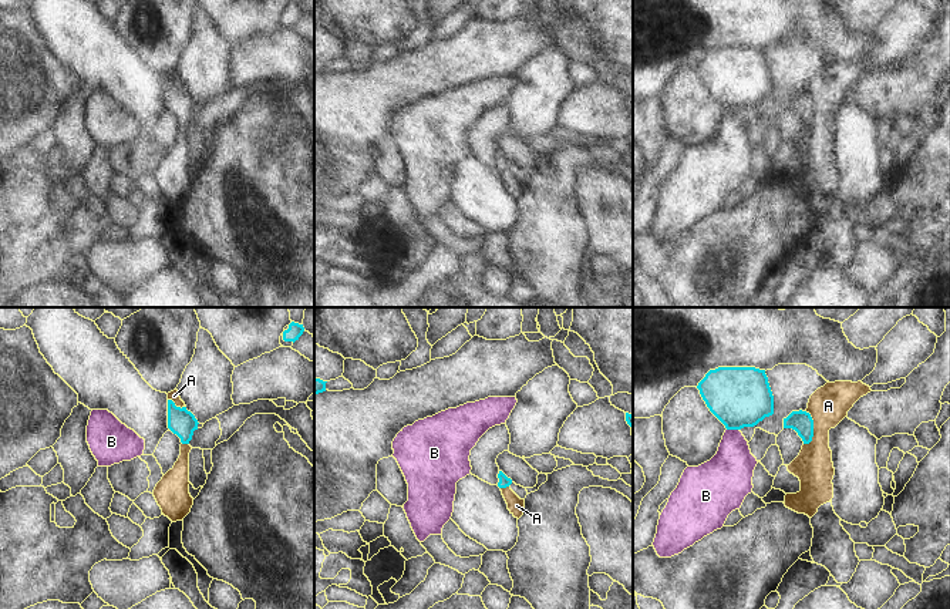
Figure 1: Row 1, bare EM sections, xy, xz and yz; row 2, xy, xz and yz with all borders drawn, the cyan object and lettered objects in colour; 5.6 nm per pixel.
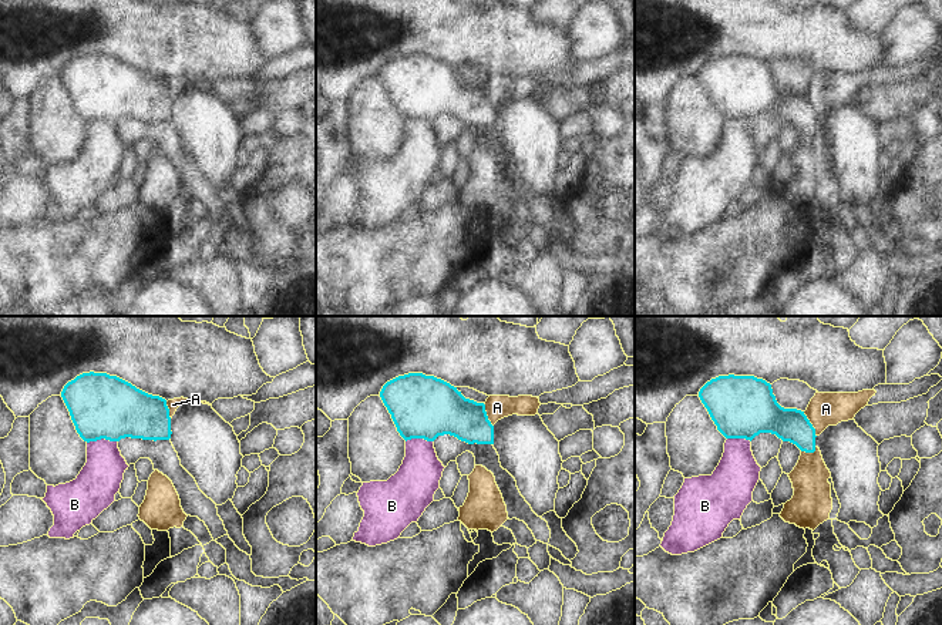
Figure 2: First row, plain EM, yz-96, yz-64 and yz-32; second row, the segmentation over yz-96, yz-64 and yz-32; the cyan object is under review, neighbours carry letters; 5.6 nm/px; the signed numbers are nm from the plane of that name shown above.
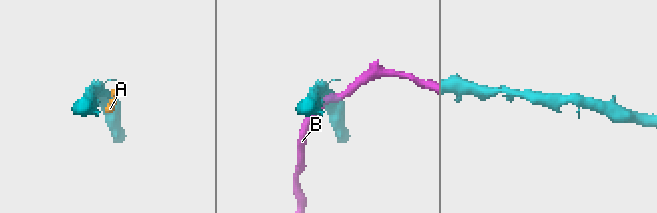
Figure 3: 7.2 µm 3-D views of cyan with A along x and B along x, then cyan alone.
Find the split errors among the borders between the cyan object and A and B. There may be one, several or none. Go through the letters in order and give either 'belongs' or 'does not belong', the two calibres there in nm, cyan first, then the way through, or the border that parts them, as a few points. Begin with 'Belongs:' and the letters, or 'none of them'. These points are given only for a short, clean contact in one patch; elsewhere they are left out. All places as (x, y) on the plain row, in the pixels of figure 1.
Belongs: A
A: belongs | 120/220 nm | across yz (801, 103), (812, 108), (828, 87)
B: does not belong | 340/260 nm

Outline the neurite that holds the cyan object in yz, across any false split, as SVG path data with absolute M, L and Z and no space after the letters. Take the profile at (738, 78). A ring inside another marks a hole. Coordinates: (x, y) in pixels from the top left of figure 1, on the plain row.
M718 48L710 51L697 70L727 111L754 108L774 95L774 77L765 51Z

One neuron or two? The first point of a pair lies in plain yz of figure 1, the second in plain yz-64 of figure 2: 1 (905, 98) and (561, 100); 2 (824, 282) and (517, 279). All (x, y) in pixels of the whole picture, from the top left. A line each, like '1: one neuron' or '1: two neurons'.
1: one neuron
2: two neurons

